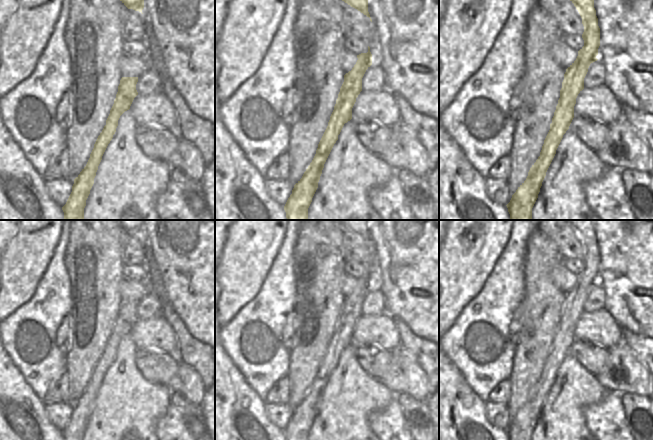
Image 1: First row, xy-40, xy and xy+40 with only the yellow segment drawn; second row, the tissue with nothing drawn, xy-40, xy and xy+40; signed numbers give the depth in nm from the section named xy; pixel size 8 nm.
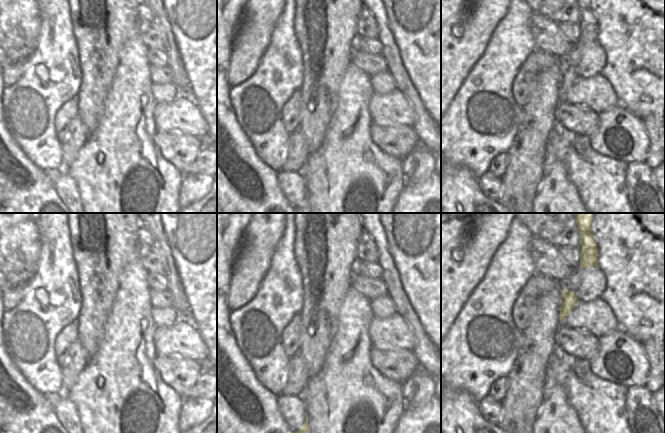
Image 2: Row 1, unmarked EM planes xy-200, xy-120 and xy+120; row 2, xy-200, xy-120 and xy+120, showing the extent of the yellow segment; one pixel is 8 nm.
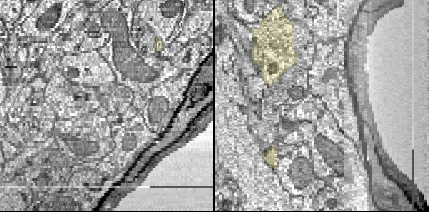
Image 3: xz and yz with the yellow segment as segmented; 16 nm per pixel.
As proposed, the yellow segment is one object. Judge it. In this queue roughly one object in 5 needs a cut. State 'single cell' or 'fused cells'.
single cell

